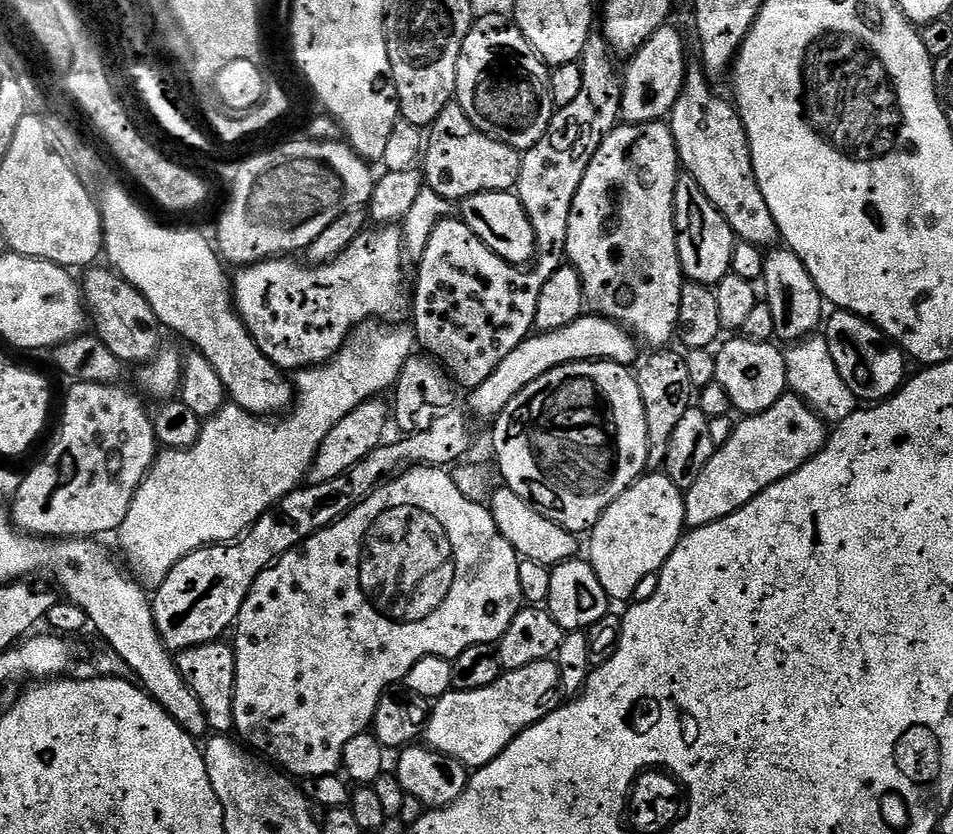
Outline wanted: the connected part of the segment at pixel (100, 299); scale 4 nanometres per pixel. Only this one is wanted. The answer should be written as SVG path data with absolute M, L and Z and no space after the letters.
M92 266L83 273L82 287L90 309L90 320L96 323L95 335L110 346L110 354L114 354L125 365L143 365L161 351L160 332L162 325L154 314L150 302L130 282L126 282L111 267Z

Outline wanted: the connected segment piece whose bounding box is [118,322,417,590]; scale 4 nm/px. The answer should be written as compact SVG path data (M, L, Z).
M404 322L361 324L348 337L340 353L327 364L302 368L295 373L294 407L287 414L276 419L265 418L229 402L217 416L203 421L200 437L194 446L161 451L140 484L140 489L134 494L130 514L126 514L118 530L125 554L140 571L139 583L148 590L160 588L162 582L166 582L170 570L182 562L182 558L210 544L231 541L232 504L244 504L245 525L251 526L258 522L258 518L262 518L262 514L266 514L266 510L286 498L286 494L301 487L307 481L312 459L318 454L322 442L326 442L326 434L330 434L330 430L334 430L334 426L338 426L338 422L342 422L350 410L360 404L367 404L369 400L384 394L380 392L387 388L389 391L396 384L403 364L413 354L416 343L415 331L409 325L407 328Z

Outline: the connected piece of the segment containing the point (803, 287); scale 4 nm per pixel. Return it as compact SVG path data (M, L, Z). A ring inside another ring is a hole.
M776 246L765 255L762 284L768 287L766 303L774 314L774 330L777 341L799 342L806 340L821 327L826 316L826 311L824 312L826 301L821 296L814 278L810 278L810 270L806 270L802 258L798 258L798 254L794 254L791 248Z

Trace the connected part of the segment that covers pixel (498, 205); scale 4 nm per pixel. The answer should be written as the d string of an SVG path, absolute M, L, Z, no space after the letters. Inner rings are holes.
M490 190L482 194L470 194L465 200L459 201L458 216L463 220L498 258L517 266L528 266L538 255L536 231L532 225L532 218L526 214L520 197L515 191L499 192Z

